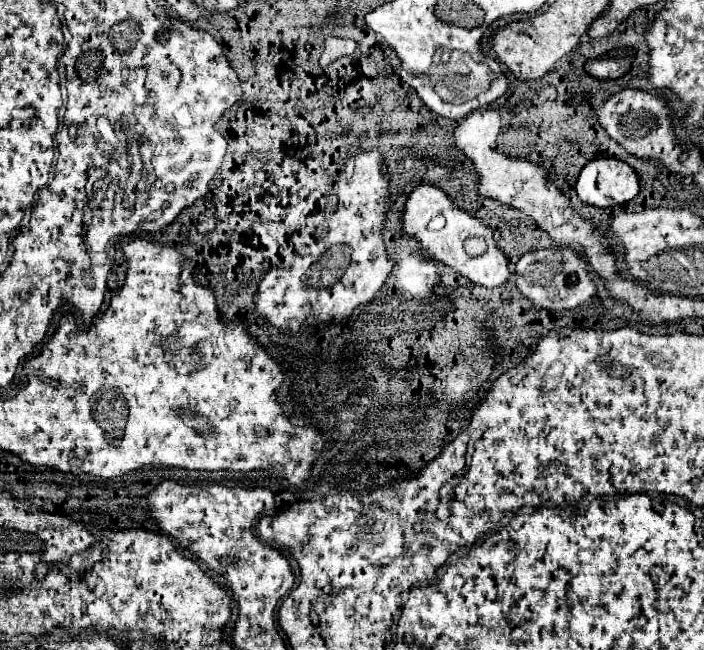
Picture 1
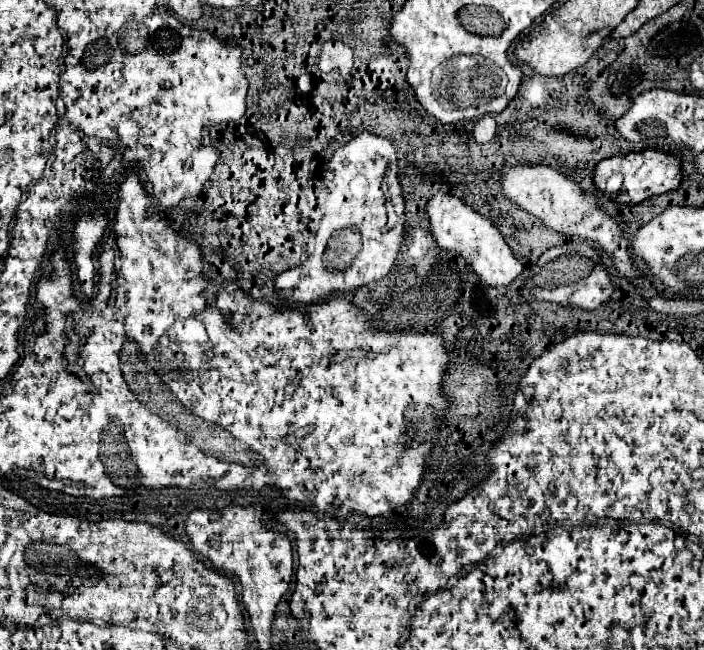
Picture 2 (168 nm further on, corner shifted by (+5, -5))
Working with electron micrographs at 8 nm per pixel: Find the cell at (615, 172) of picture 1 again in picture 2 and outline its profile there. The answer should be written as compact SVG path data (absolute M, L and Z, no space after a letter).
M646 148L642 152L630 152L626 156L614 156L608 160L602 160L594 170L594 182L598 186L598 192L606 194L606 182L612 174L624 174L624 188L618 194L612 194L610 198L620 204L638 204L654 194L664 194L670 190L676 190L682 182L682 160L674 154L666 154L656 148Z

